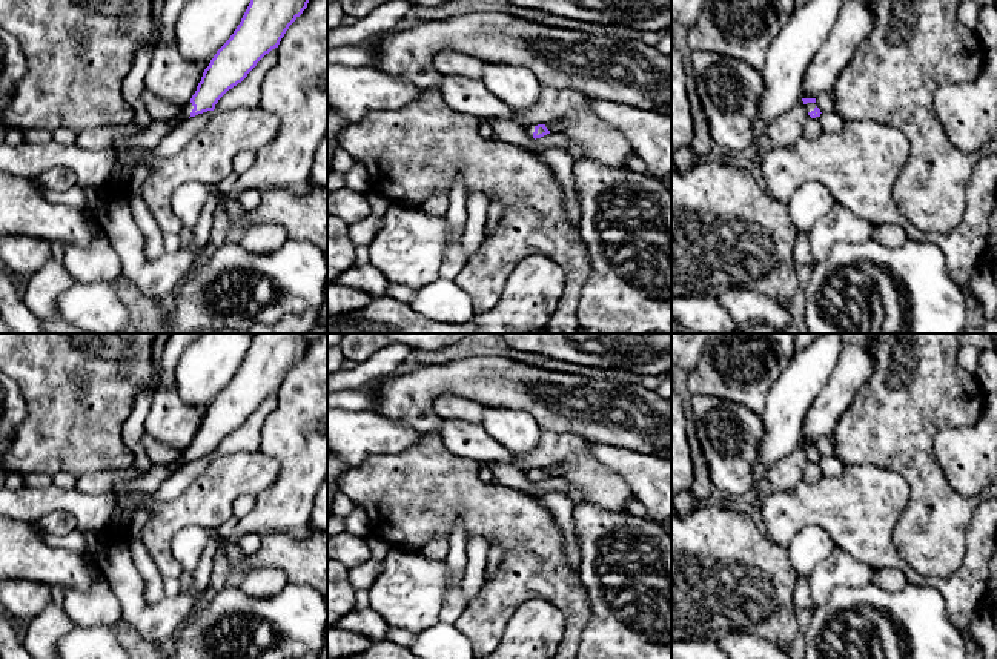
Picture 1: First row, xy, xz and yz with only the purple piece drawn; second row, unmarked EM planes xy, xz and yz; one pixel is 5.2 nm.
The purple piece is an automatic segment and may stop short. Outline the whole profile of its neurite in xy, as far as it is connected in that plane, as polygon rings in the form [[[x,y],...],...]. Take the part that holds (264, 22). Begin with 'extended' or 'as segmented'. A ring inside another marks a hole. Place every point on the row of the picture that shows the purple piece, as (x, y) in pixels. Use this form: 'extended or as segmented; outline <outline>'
extended; outline [[[250,0],[230,38],[204,69],[183,118],[214,111],[218,100],[241,83],[257,63],[278,48],[289,26],[303,14],[309,0]]]

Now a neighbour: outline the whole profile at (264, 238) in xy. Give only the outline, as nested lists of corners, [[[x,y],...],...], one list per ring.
[[[260,224],[255,227],[246,229],[238,243],[243,249],[255,253],[270,253],[280,249],[286,240],[287,232],[280,224]]]

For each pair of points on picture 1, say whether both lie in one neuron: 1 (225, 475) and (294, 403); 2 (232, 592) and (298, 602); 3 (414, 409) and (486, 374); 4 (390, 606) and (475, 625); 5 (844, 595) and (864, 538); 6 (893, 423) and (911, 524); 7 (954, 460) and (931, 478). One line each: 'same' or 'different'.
1: different
2: same
3: same
4: different
5: different
6: same
7: different

